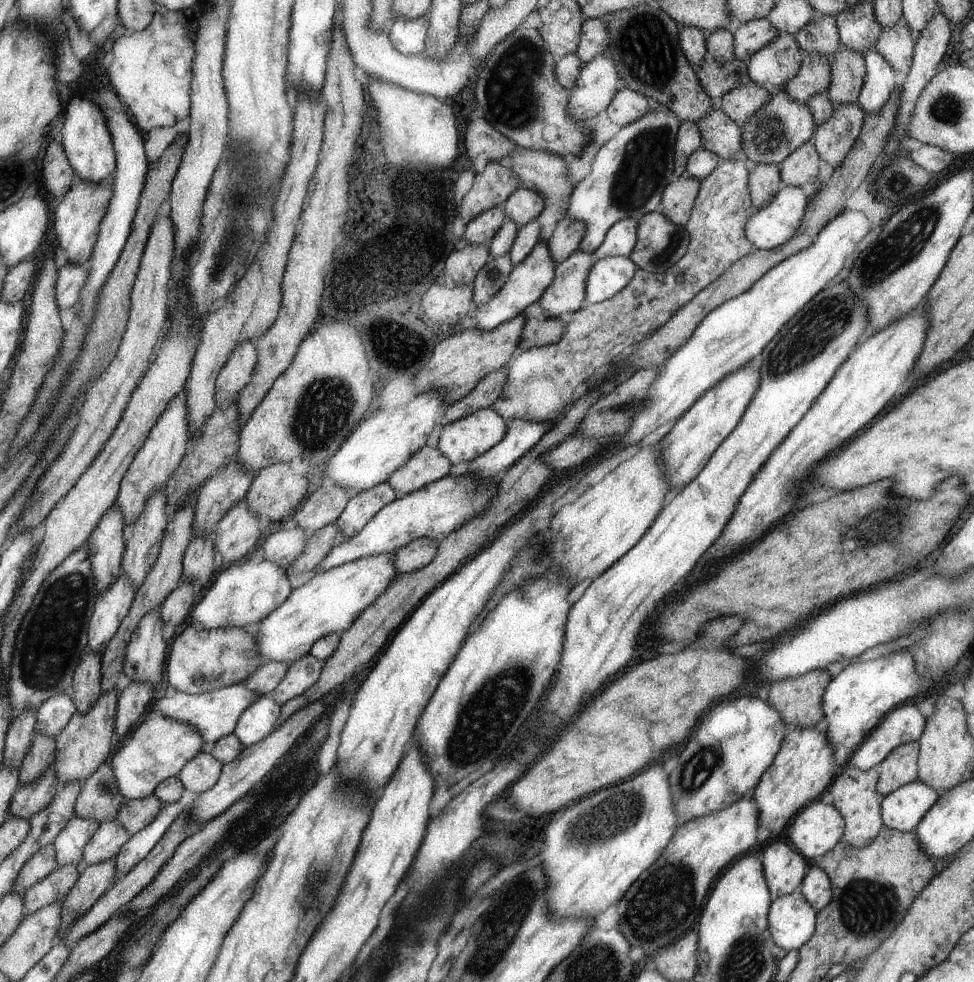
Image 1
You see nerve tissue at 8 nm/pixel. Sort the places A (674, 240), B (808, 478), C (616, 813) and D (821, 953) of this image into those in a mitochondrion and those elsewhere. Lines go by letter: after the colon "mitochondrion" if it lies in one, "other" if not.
A: mitochondrion
B: other
C: mitochondrion
D: other

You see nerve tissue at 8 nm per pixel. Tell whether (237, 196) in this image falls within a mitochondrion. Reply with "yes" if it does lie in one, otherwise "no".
yes

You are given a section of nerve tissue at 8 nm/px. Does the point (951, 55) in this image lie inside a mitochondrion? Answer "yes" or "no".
no

